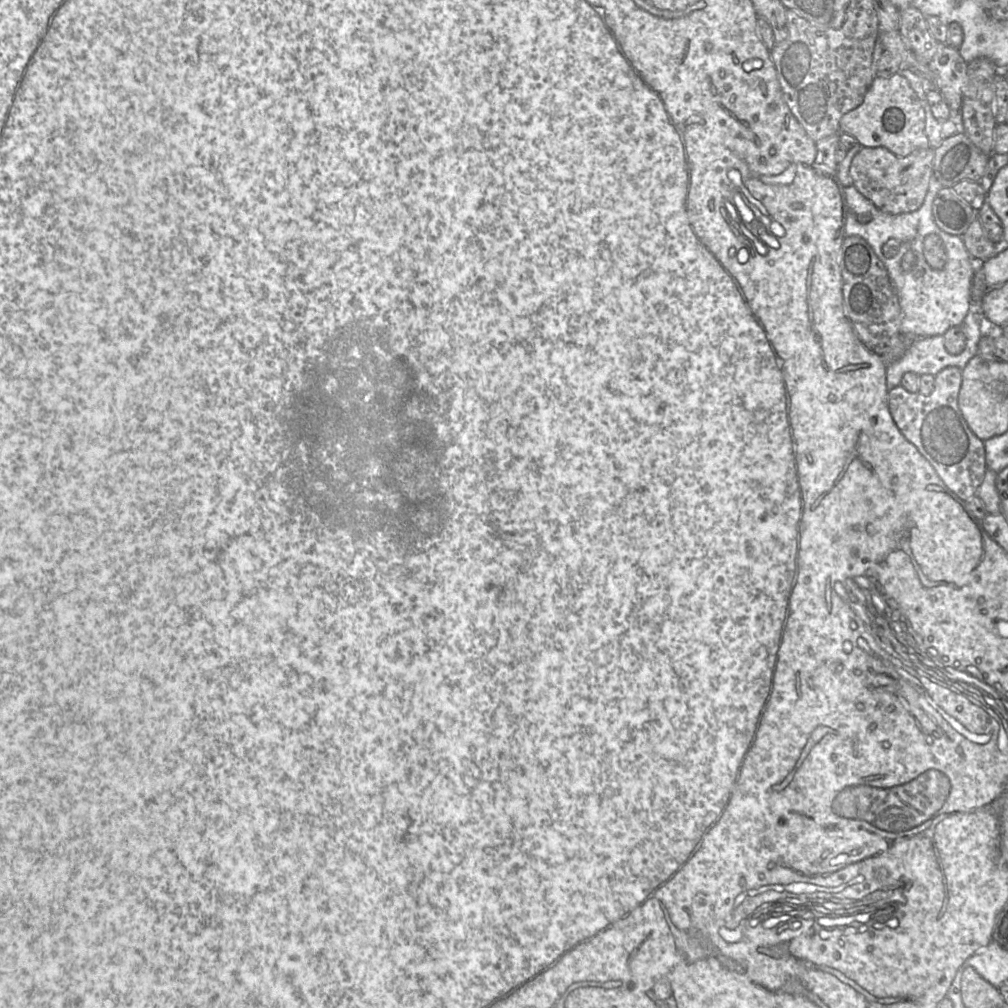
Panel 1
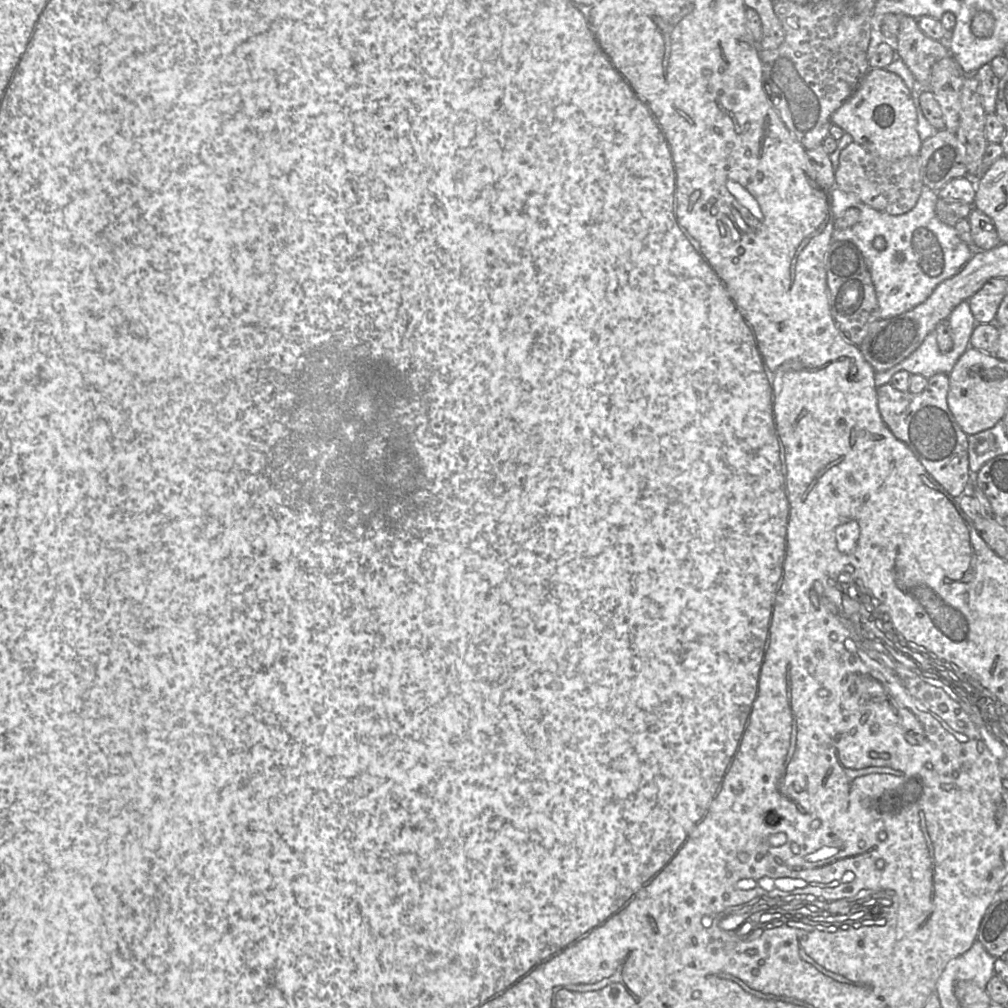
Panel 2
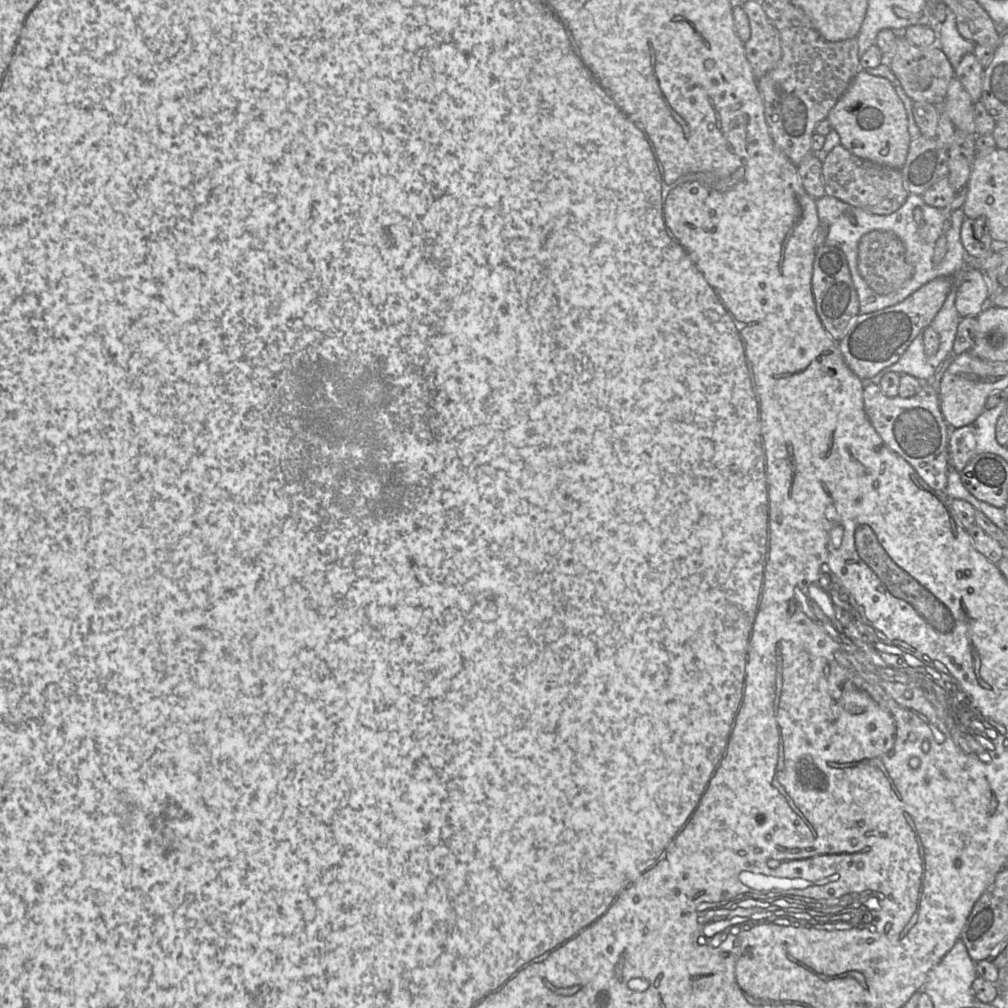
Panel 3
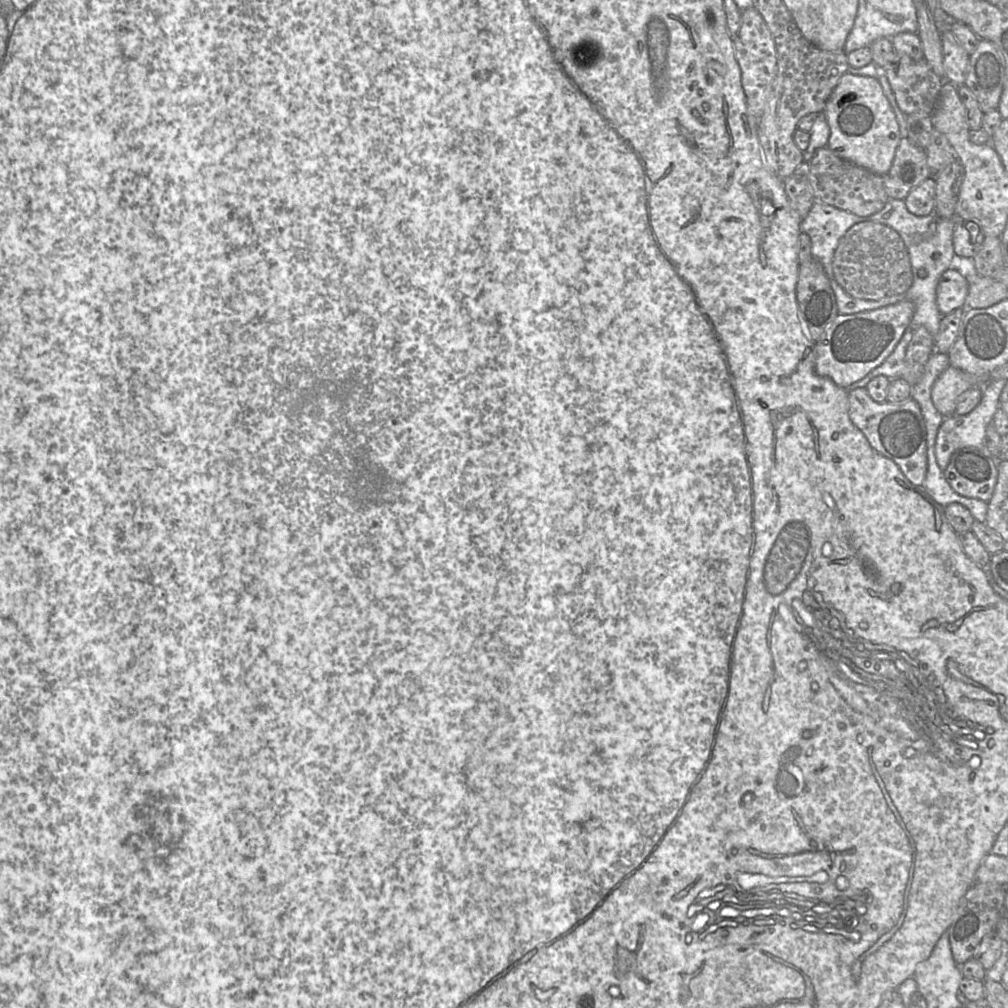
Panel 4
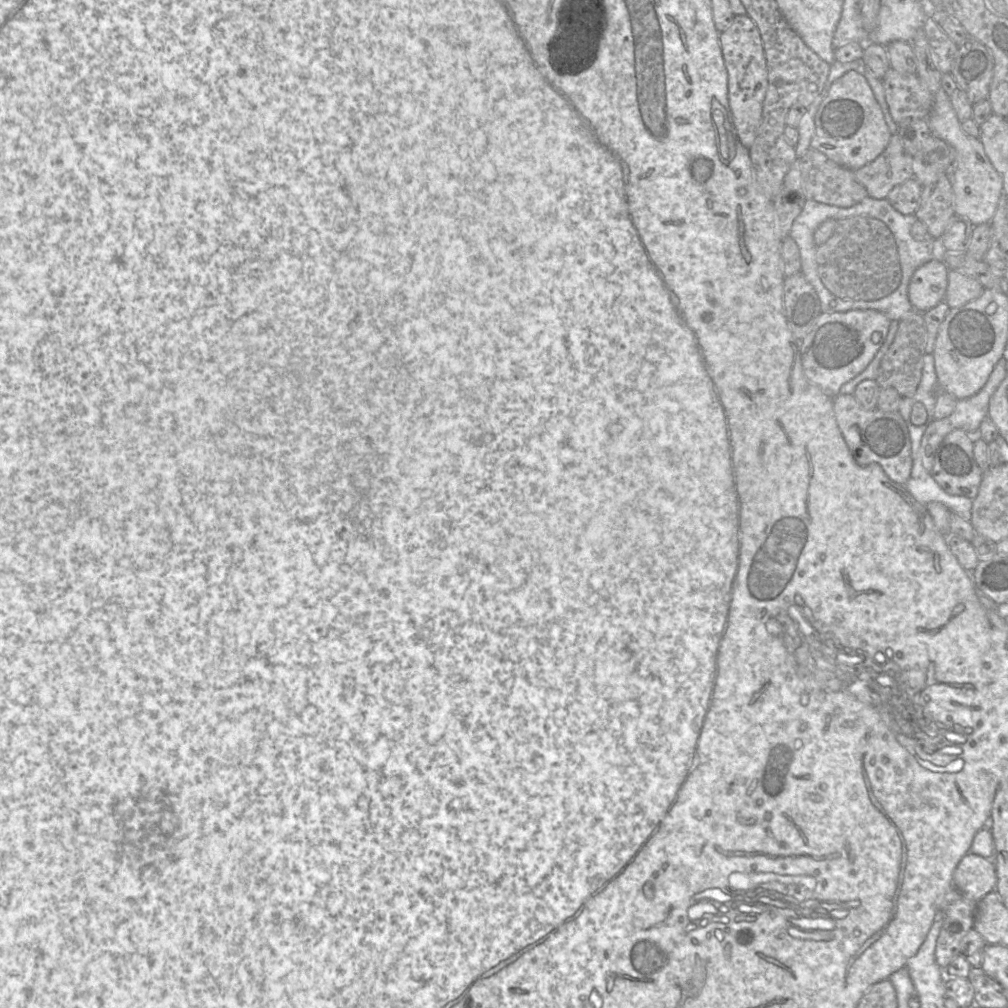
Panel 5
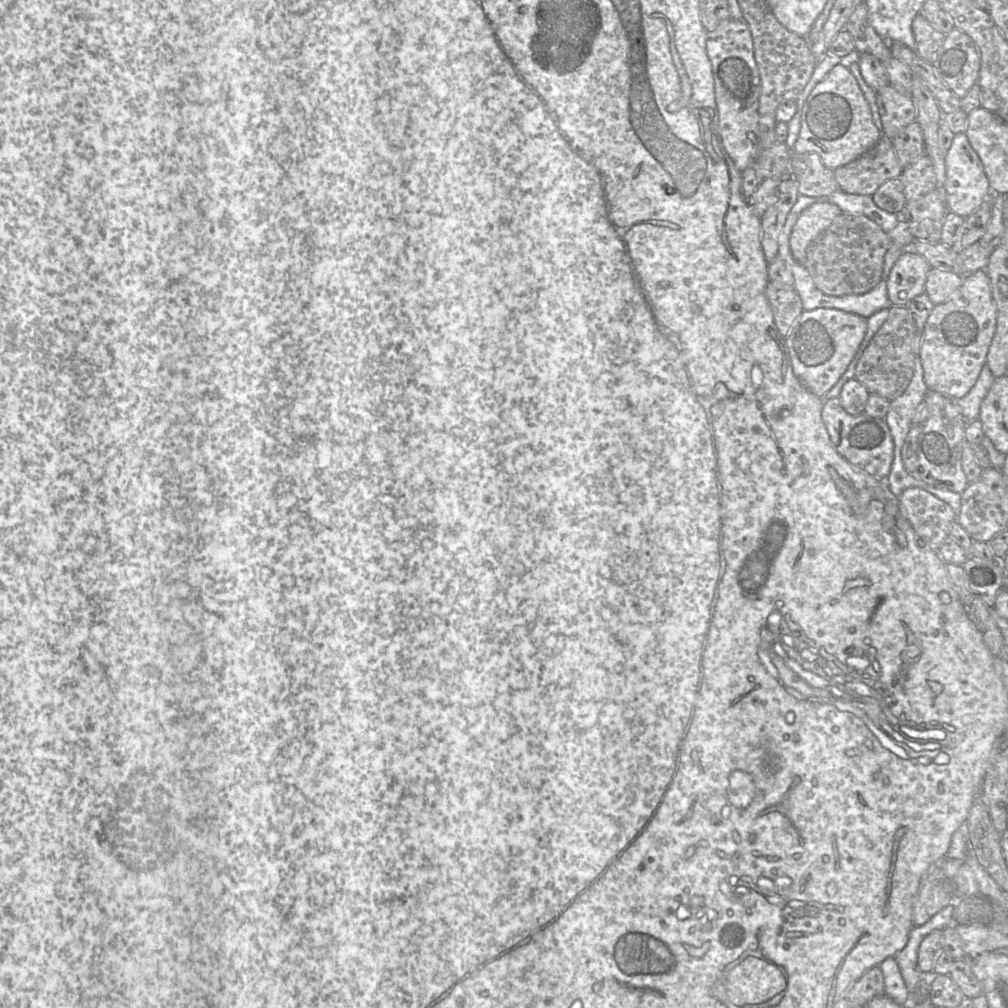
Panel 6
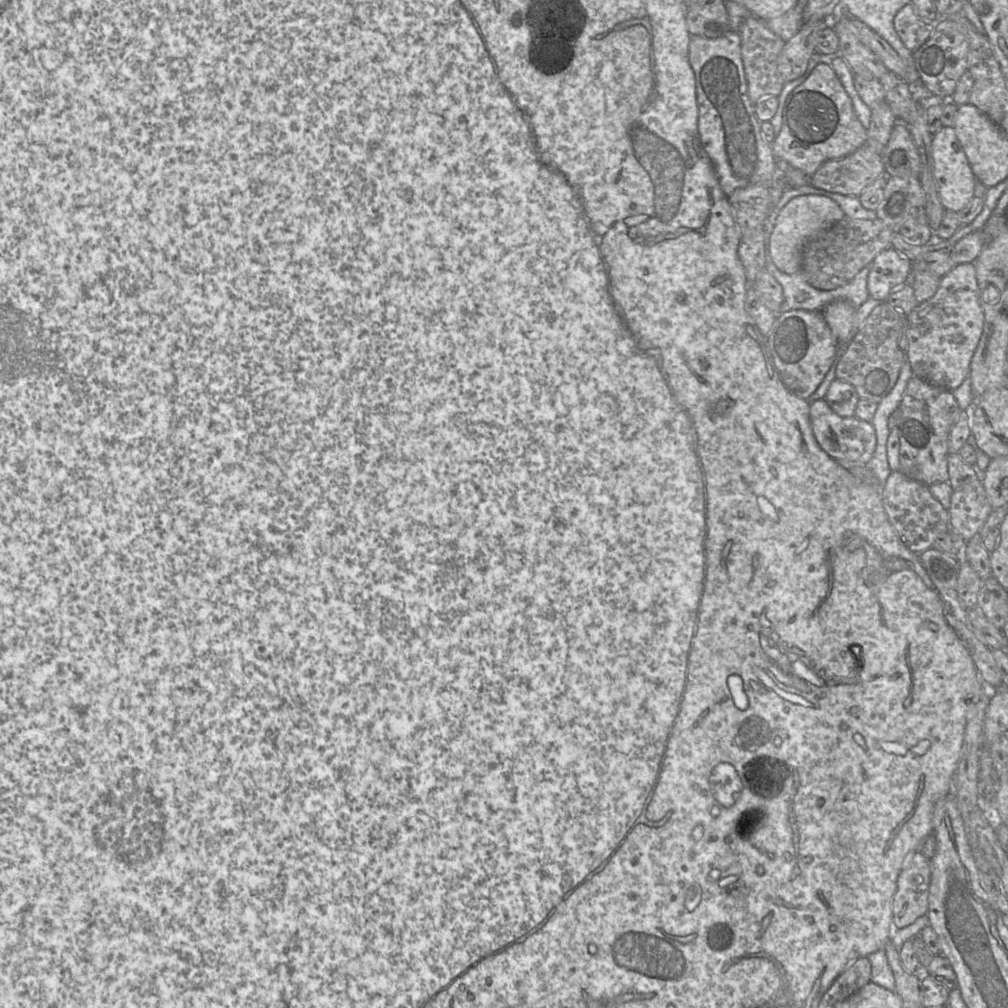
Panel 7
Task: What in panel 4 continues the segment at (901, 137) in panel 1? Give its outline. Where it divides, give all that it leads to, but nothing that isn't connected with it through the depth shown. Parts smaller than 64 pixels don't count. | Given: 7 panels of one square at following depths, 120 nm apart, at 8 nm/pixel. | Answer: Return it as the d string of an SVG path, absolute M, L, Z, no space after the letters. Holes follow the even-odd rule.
M845 73L829 97L823 116L830 128L826 147L875 174L889 171L901 134L895 112L876 78Z

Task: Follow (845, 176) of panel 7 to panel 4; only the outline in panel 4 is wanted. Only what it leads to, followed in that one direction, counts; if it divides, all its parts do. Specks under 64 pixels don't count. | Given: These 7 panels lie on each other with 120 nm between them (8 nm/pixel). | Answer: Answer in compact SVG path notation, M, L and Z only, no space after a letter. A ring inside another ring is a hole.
M907 137L901 138L889 171L882 175L884 188L890 199L904 200L909 192L931 177L925 148L915 145Z

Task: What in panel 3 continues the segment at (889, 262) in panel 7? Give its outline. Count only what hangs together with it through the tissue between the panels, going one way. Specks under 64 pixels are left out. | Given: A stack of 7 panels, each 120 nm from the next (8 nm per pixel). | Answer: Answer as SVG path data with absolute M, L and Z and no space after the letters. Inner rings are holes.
M964 269L954 278L955 307L961 317L976 317L989 301L986 275L978 269Z

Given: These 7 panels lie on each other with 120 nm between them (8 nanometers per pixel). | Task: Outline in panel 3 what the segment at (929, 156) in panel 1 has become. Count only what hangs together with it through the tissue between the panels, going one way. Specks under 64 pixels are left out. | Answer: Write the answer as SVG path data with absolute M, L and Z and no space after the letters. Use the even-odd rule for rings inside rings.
M842 145L834 147L824 158L822 177L826 195L877 215L897 211L909 196L900 169L862 159Z

